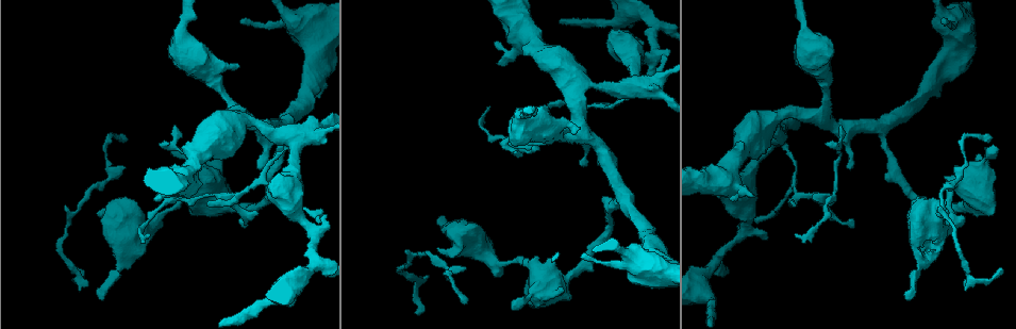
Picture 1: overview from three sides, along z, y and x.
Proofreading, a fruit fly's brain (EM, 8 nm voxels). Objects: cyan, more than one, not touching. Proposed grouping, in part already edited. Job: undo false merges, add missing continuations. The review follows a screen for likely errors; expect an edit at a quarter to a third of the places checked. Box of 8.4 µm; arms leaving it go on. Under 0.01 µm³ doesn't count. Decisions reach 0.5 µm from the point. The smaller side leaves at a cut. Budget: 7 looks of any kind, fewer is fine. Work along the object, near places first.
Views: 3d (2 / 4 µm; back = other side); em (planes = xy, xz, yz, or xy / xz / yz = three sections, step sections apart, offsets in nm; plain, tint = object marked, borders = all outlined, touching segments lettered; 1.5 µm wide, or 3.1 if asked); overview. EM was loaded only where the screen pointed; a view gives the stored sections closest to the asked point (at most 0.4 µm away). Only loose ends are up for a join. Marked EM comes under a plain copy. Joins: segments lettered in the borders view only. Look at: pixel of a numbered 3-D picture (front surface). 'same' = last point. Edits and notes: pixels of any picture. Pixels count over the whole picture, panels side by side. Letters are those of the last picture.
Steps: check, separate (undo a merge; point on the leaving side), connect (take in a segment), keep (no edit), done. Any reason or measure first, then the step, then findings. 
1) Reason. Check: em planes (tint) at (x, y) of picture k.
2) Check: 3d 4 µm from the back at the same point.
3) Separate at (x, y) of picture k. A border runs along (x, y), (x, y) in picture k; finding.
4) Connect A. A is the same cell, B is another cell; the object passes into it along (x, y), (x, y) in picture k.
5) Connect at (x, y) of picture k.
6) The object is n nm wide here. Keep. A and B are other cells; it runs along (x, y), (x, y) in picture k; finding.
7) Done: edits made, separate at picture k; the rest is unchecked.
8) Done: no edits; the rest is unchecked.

Branch stops here. Check: 3d 2 µm at (173, 151) of picture 1.

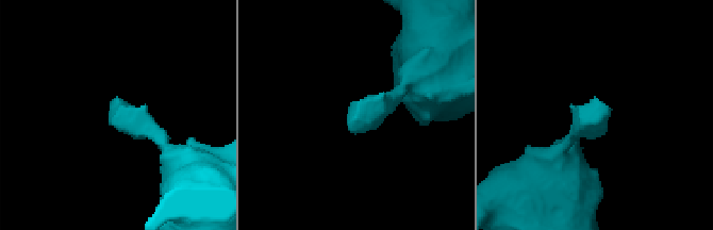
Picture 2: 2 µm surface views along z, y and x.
Check: em yz step 8 (borders) at (610, 111) of picture 2.

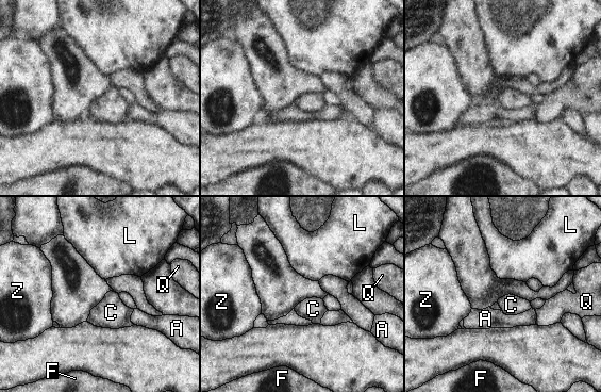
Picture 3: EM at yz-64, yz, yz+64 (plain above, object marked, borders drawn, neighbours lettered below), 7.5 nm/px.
Check: em planes (borders) at the same point.

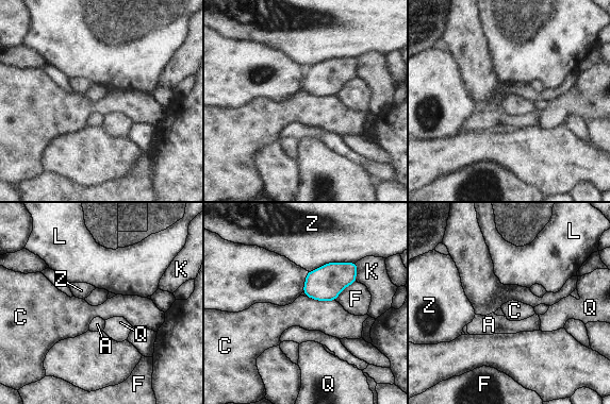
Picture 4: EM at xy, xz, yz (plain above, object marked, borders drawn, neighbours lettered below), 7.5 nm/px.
Keep. A, C, F, K, L, Q and Z are other cells; a border runs along (307, 296), (317, 300), (334, 301) in picture 4; none of them fits.

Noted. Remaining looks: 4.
A fork. Check: em planes (tint) at (209, 77) of picture 1.

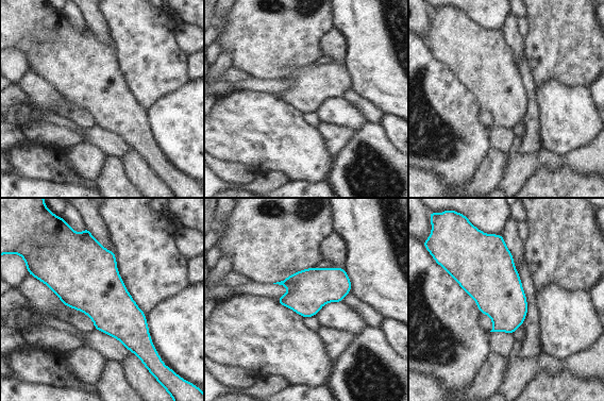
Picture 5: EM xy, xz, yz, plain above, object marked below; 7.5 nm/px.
What lies round it. Check: em planes (borders) at the same point.

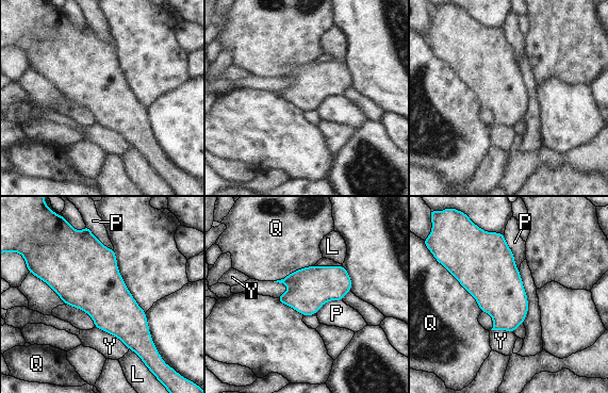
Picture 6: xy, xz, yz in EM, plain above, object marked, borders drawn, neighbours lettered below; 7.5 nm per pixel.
Keep. L, P, Q and Y are other cells; a border runs along (437, 260), (472, 295), (481, 311) in picture 6; all the same cell.

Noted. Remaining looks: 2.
Check: em planes (tint) at (227, 198) of picture 1.

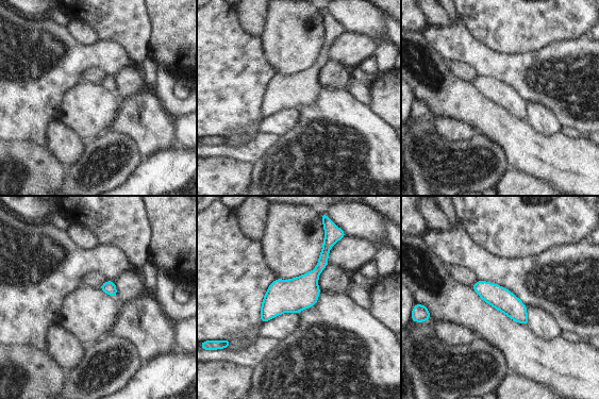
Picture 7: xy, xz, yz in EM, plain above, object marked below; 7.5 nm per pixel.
What lies round it. Check: em planes (borders) at the same point.

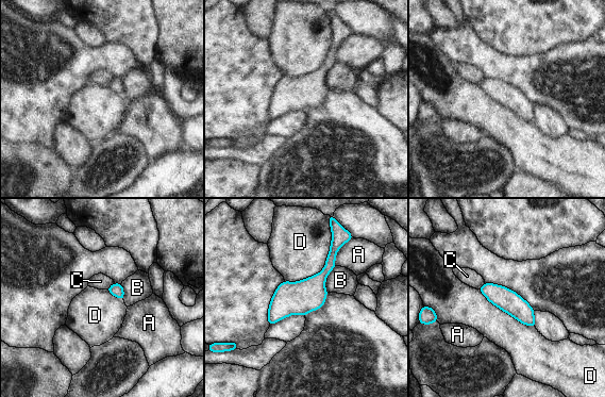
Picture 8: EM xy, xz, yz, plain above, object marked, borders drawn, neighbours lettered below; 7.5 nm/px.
Keep. A, B, C and D are other cells; a border runs along (332, 231), (325, 265), (285, 281) in picture 8; all the same cell.

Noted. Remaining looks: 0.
Done: no edits; the rest is unchecked.

